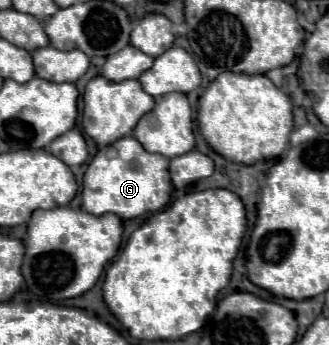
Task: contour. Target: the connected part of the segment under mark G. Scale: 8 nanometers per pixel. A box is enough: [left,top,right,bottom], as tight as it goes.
[82,137,172,221]

